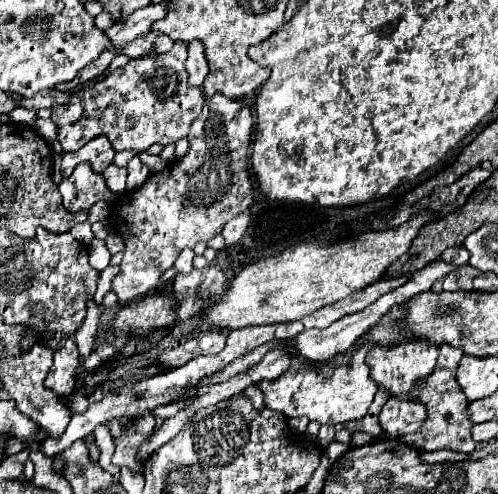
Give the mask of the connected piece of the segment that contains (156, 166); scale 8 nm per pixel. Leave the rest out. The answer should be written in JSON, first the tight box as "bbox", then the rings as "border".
{"bbox":[139,152,167,174],"border":[[[143,152],[143,156],[139,156],[141,158],[141,162],[145,162],[147,164],[147,168],[155,174],[155,172],[161,172],[165,166],[167,166],[167,162],[161,158],[161,156],[151,156],[149,152]]]}

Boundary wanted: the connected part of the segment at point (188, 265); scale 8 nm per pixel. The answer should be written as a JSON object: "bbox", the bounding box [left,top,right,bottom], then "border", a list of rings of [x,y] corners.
{"bbox":[175,250,195,274],"border":[[[183,250],[175,262],[175,270],[181,272],[181,274],[189,274],[193,270],[193,258],[195,258],[195,252],[193,250]]]}

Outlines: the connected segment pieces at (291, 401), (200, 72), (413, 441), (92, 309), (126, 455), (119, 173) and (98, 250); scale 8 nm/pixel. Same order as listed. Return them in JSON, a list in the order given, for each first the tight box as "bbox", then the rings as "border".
[{"bbox":[255,342,377,424],"border":[[[363,342],[351,356],[347,364],[333,366],[319,366],[319,368],[305,368],[305,370],[287,370],[277,380],[261,380],[255,384],[263,392],[263,404],[269,410],[279,410],[287,418],[307,416],[319,424],[345,424],[351,420],[361,420],[377,392],[377,384],[369,378],[369,366],[363,360],[365,352],[373,346],[371,342]]]},{"bbox":[187,40,209,86],"border":[[[199,40],[189,42],[189,58],[187,58],[187,74],[189,74],[189,82],[193,86],[201,86],[209,68],[207,68],[207,60],[203,54],[203,44]]]},{"bbox":[401,344,475,452],"border":[[[449,344],[439,346],[439,358],[435,372],[427,378],[427,384],[423,384],[423,392],[419,392],[419,402],[427,408],[427,420],[415,434],[407,434],[401,440],[411,444],[411,448],[421,452],[435,452],[435,450],[455,450],[455,452],[473,452],[475,440],[471,438],[473,422],[467,420],[467,396],[463,396],[463,390],[459,388],[455,380],[455,368],[459,366],[459,360],[463,358],[461,348],[453,348]]]},{"bbox":[75,300,99,364],"border":[[[91,300],[91,302],[87,304],[85,324],[83,324],[83,326],[77,330],[77,334],[75,334],[75,340],[77,340],[77,346],[79,346],[79,354],[81,354],[81,364],[83,364],[85,358],[89,356],[89,352],[93,350],[93,342],[95,342],[97,328],[99,328],[99,306]]]},{"bbox":[107,412,155,474],"border":[[[151,412],[137,416],[137,418],[113,418],[107,422],[107,428],[115,440],[115,454],[111,462],[115,466],[127,466],[133,472],[141,474],[143,466],[135,460],[141,442],[153,432],[155,418]]]},{"bbox":[103,164,127,194],"border":[[[111,164],[105,172],[103,178],[107,182],[107,188],[115,194],[123,194],[125,192],[125,180],[127,180],[127,168],[119,168],[115,164]]]},{"bbox":[89,238,111,270],"border":[[[95,238],[95,240],[91,242],[91,246],[89,246],[89,264],[91,264],[93,268],[97,268],[97,270],[103,270],[103,268],[109,264],[109,258],[111,258],[111,254],[109,254],[105,242]]]}]

